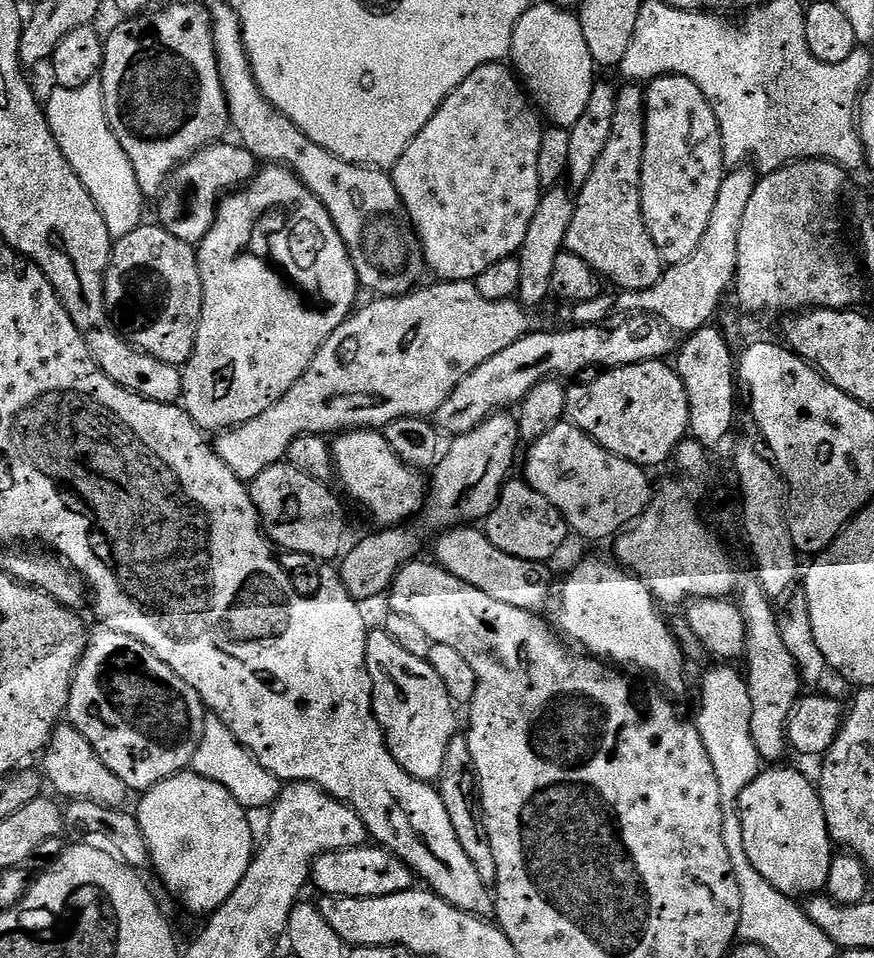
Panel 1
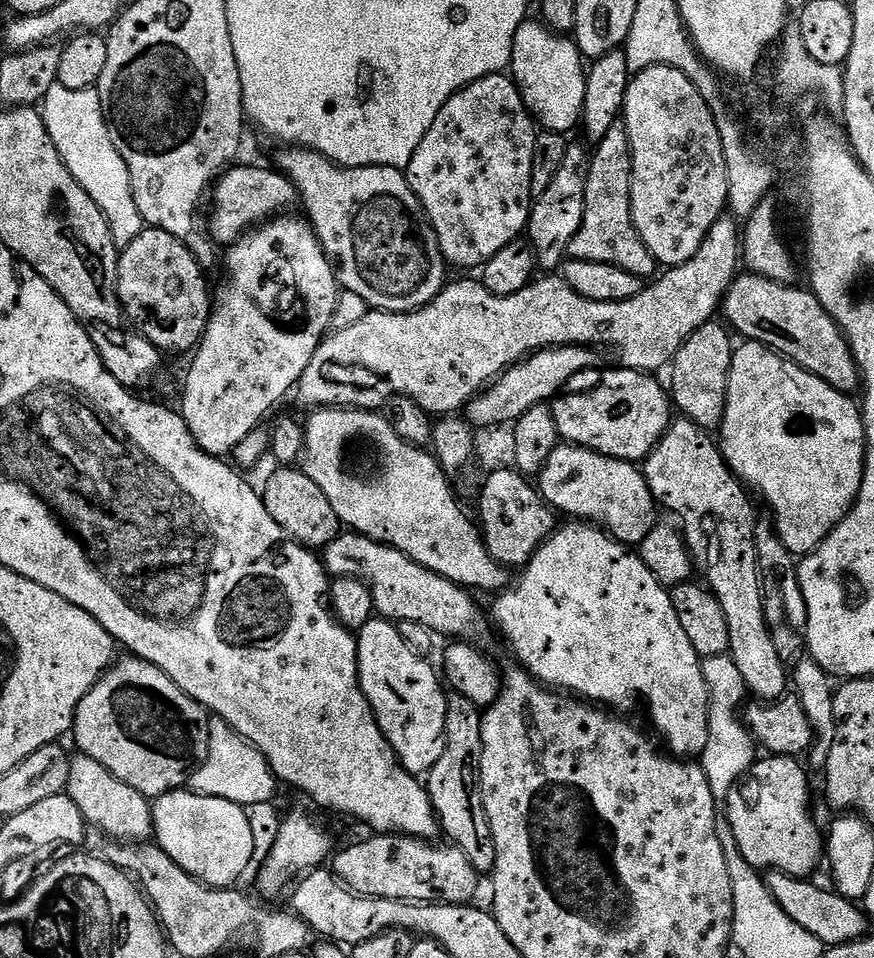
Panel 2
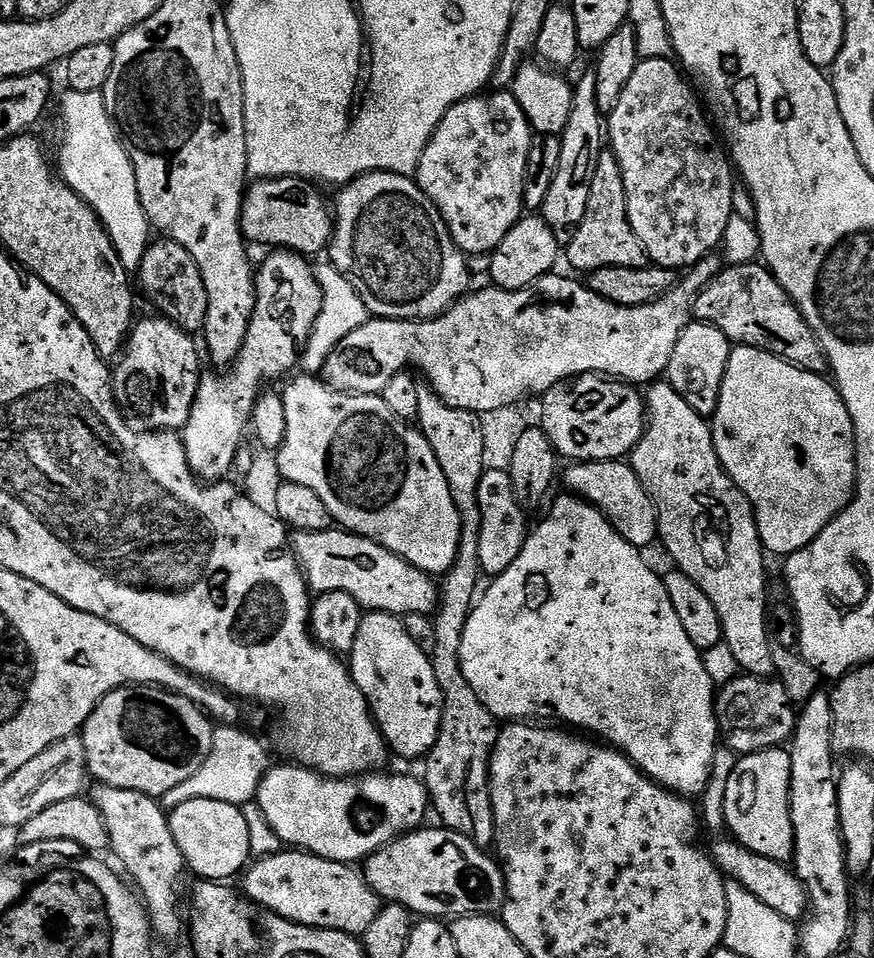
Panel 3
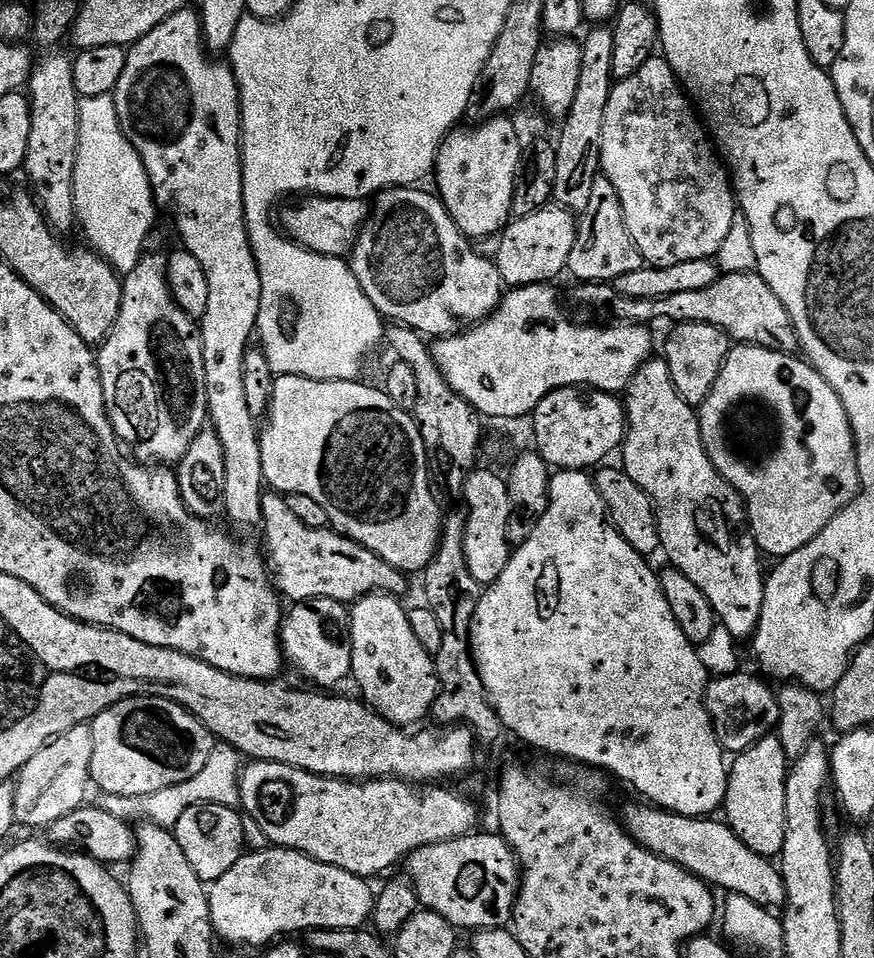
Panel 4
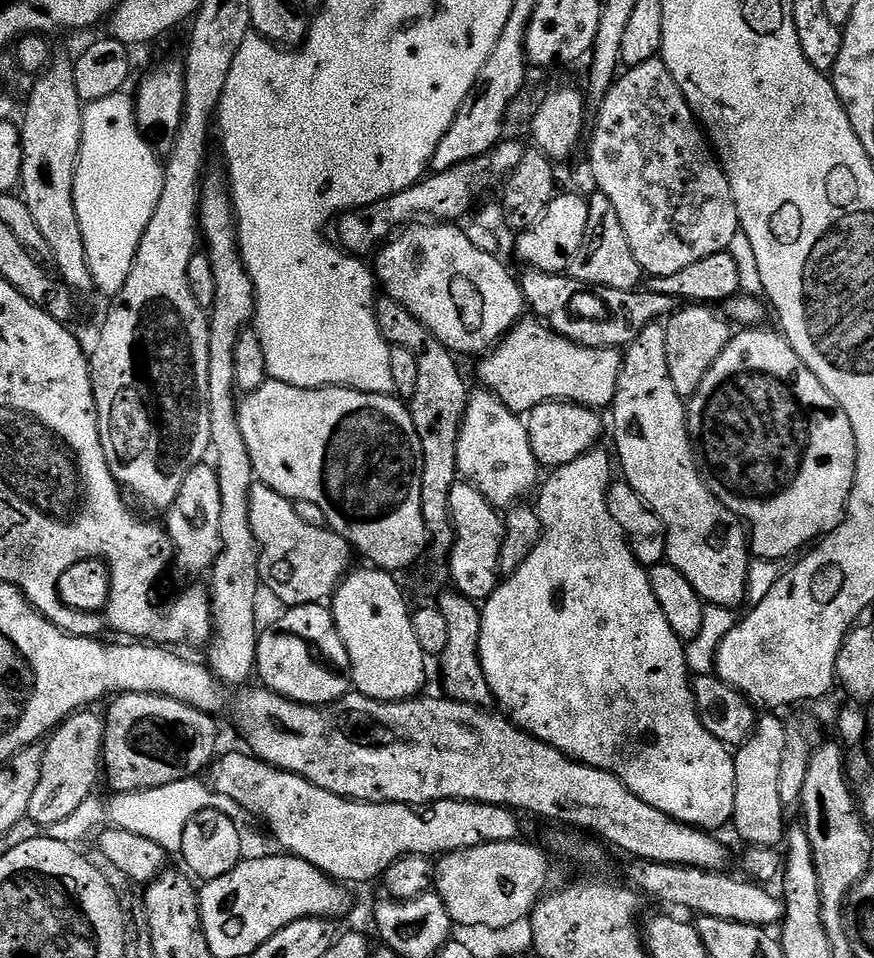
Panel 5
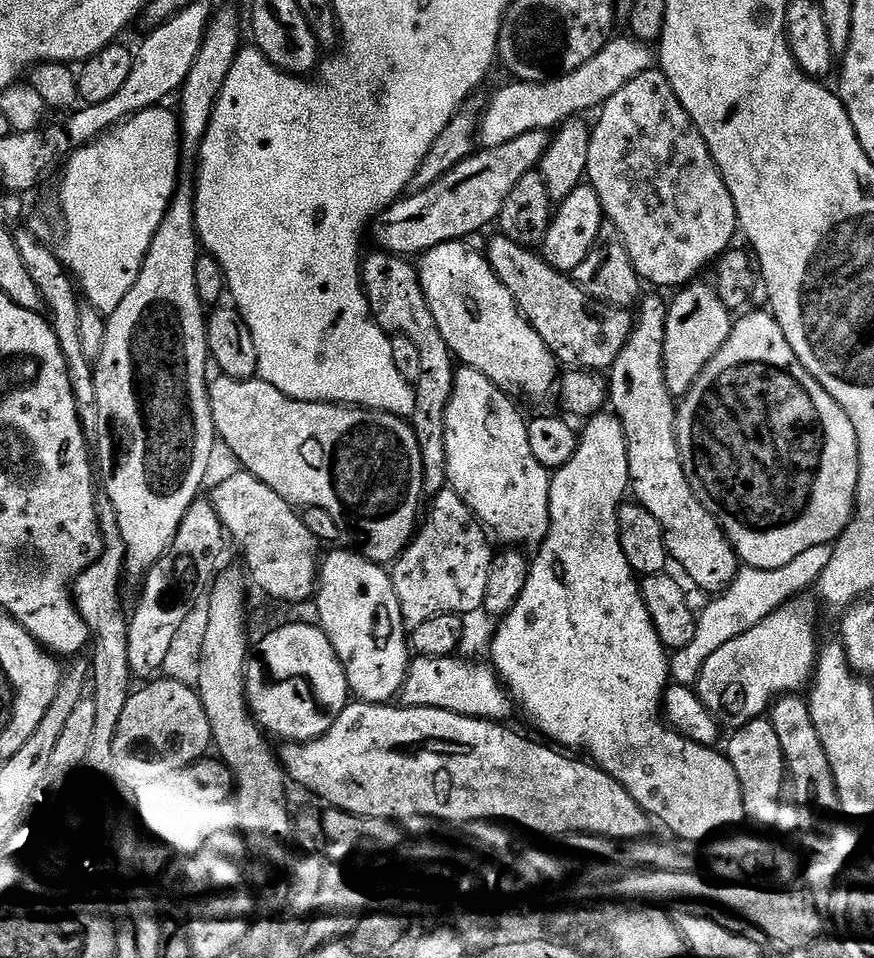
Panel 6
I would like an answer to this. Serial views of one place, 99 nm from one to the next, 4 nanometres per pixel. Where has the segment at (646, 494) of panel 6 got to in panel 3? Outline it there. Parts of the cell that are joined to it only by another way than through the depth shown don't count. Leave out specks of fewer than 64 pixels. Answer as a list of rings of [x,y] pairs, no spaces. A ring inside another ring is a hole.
[[[656,382],[646,392],[646,423],[642,438],[630,457],[632,468],[656,507],[660,527],[659,543],[664,543],[675,567],[694,582],[714,602],[724,631],[723,644],[730,646],[741,673],[772,678],[776,676],[773,641],[768,641],[768,580],[764,577],[765,549],[760,542],[752,503],[728,476],[716,453],[709,421],[686,403],[686,398],[666,382]]]

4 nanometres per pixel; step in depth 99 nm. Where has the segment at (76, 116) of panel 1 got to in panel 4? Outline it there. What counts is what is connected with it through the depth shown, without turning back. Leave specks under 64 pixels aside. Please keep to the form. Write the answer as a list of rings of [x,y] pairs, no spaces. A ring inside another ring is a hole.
[[[112,96],[83,98],[80,101],[80,145],[74,174],[76,215],[79,227],[88,235],[87,243],[117,273],[127,274],[138,262],[136,251],[144,244],[148,228],[136,224],[127,228],[128,207],[140,208],[153,203],[152,187],[142,166],[142,157],[124,137],[120,119],[116,117],[116,101]]]

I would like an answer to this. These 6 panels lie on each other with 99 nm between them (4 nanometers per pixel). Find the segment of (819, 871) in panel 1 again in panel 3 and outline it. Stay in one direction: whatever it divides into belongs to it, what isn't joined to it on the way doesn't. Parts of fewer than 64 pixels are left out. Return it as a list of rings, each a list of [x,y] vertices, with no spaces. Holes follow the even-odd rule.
[[[779,747],[749,752],[737,759],[724,799],[724,822],[731,839],[746,850],[779,864],[788,864],[794,854],[794,822],[790,818],[791,777],[790,751]]]

